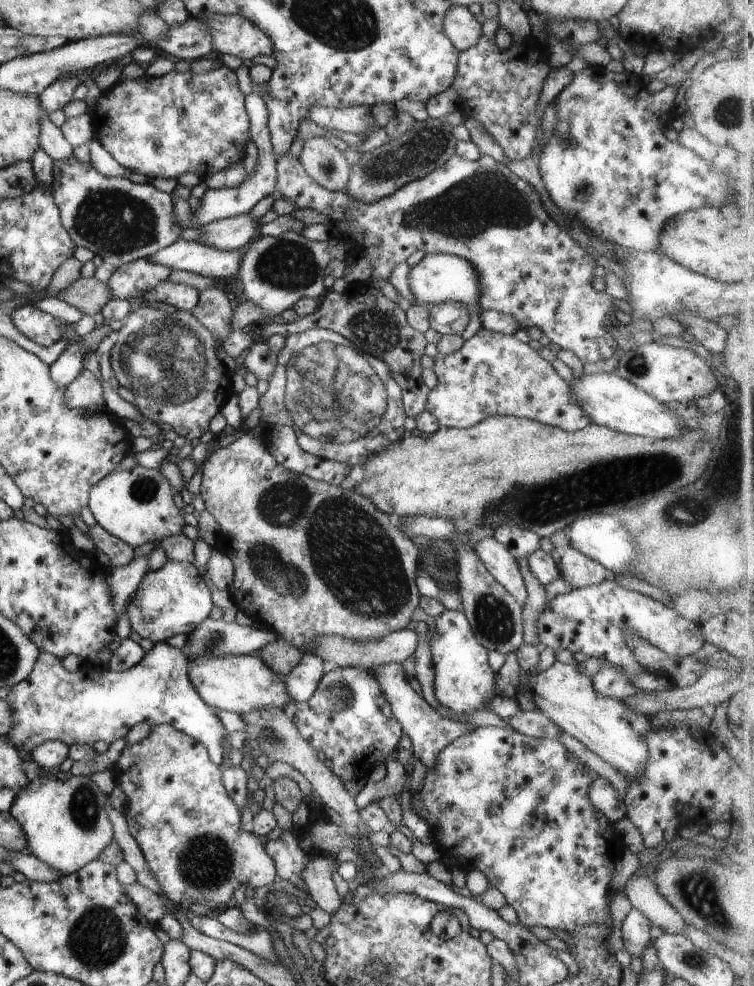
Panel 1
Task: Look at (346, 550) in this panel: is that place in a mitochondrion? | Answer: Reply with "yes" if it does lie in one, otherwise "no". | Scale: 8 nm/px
yes

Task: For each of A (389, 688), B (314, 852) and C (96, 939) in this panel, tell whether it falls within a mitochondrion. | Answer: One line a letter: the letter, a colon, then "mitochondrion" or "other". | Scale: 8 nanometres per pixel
A: other
B: other
C: mitochondrion

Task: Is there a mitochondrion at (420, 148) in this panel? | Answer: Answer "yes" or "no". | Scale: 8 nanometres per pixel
yes

